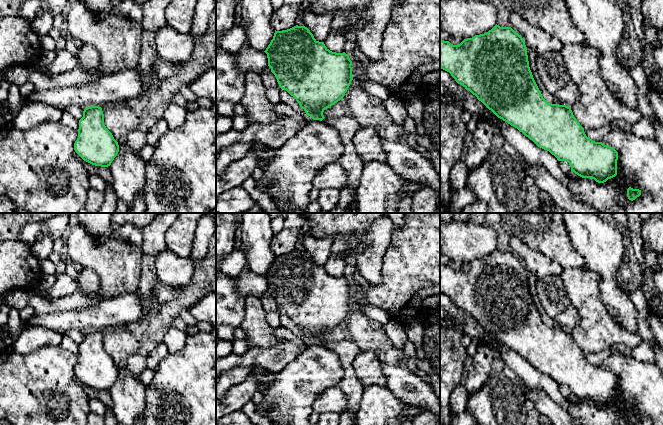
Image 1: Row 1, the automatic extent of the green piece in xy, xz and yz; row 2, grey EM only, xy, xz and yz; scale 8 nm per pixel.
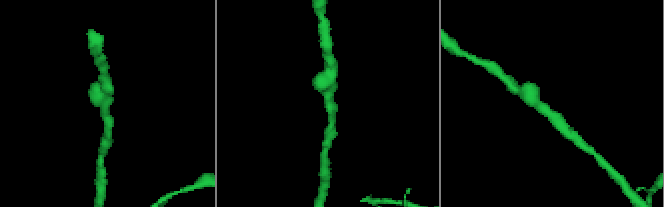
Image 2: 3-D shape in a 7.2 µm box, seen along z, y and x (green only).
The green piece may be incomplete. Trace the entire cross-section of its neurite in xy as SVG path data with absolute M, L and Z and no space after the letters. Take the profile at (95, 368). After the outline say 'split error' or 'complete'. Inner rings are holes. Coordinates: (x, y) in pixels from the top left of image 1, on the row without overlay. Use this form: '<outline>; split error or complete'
M99 330L85 332L77 355L75 376L92 389L110 390L119 376L119 369L104 349L102 332Z; complete

